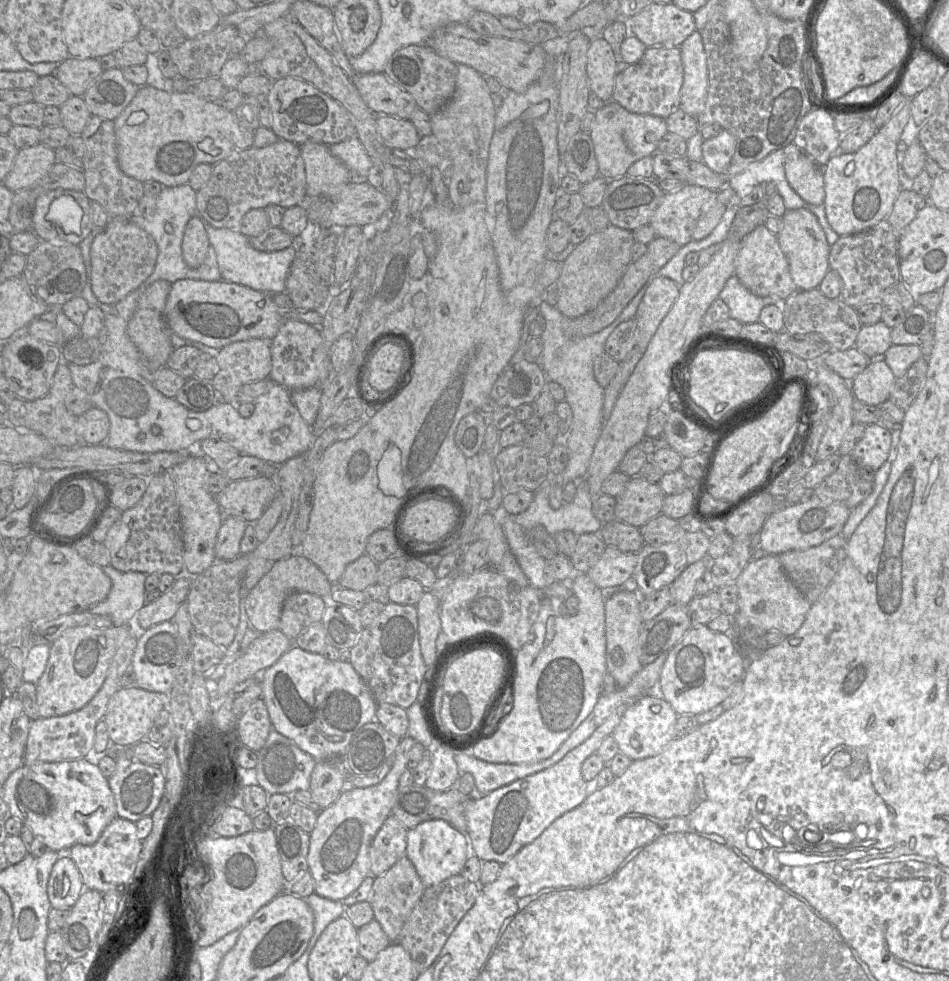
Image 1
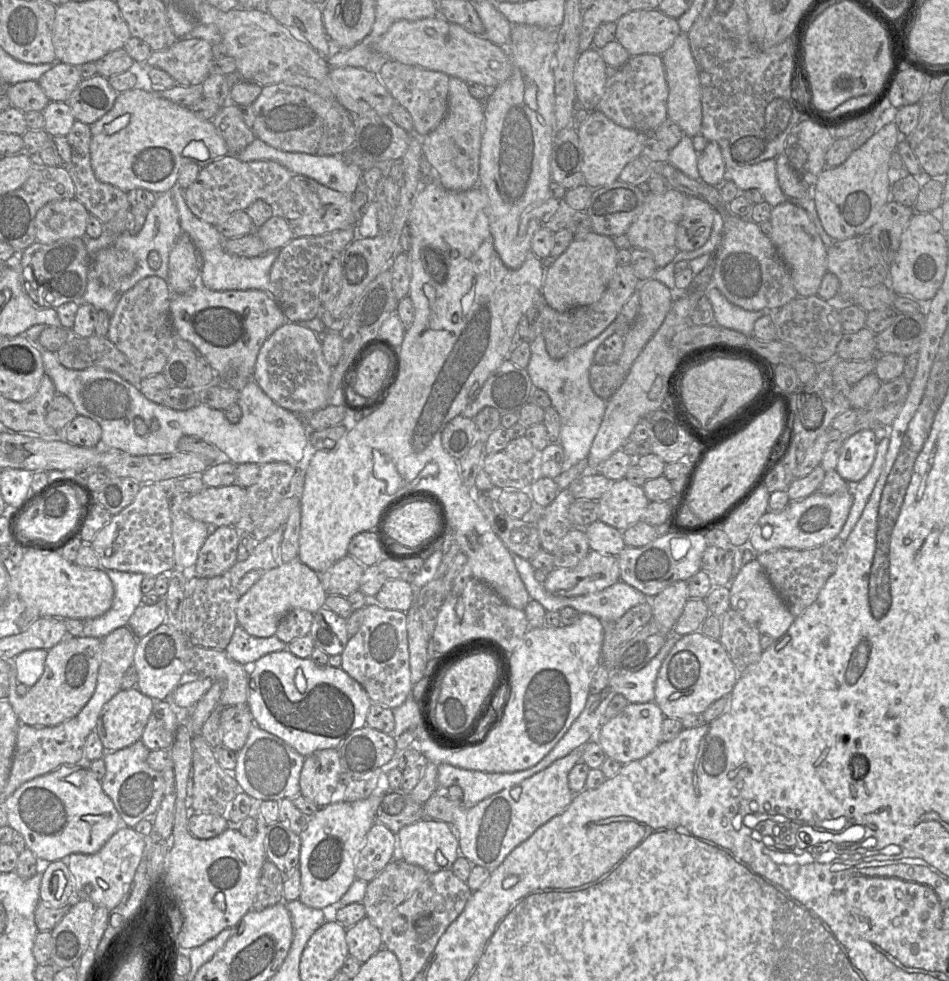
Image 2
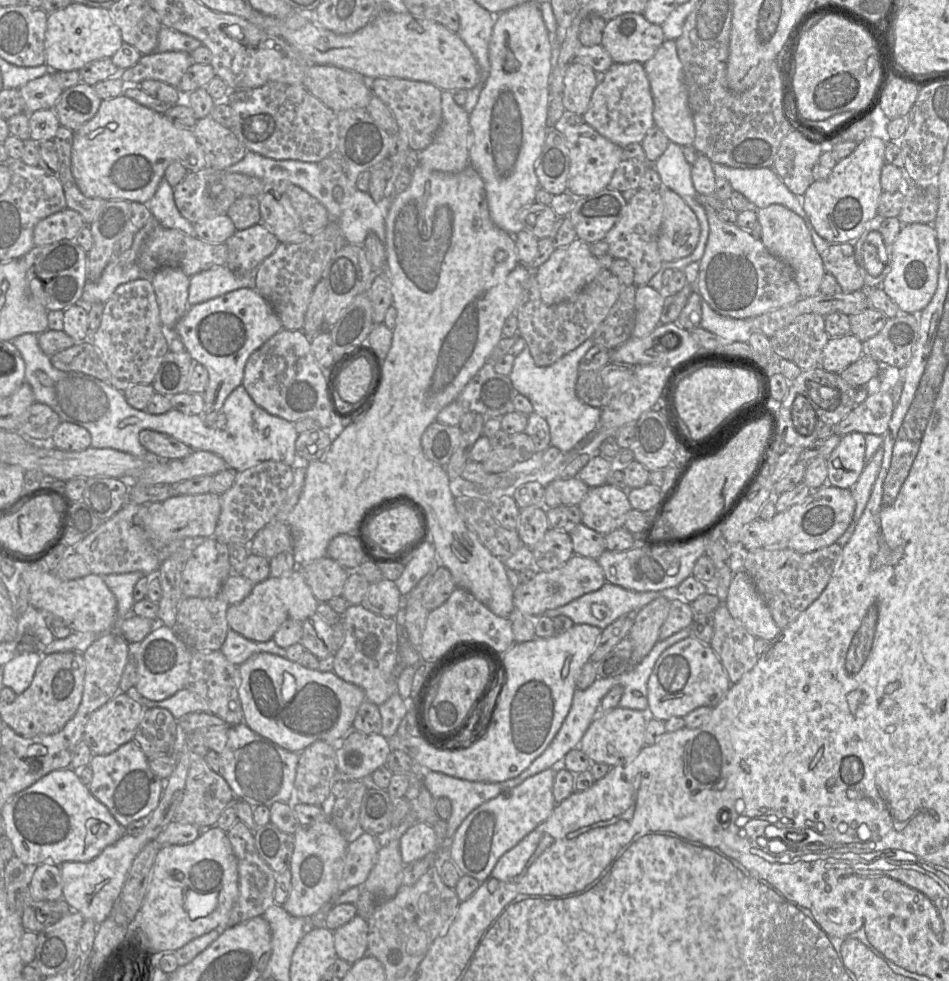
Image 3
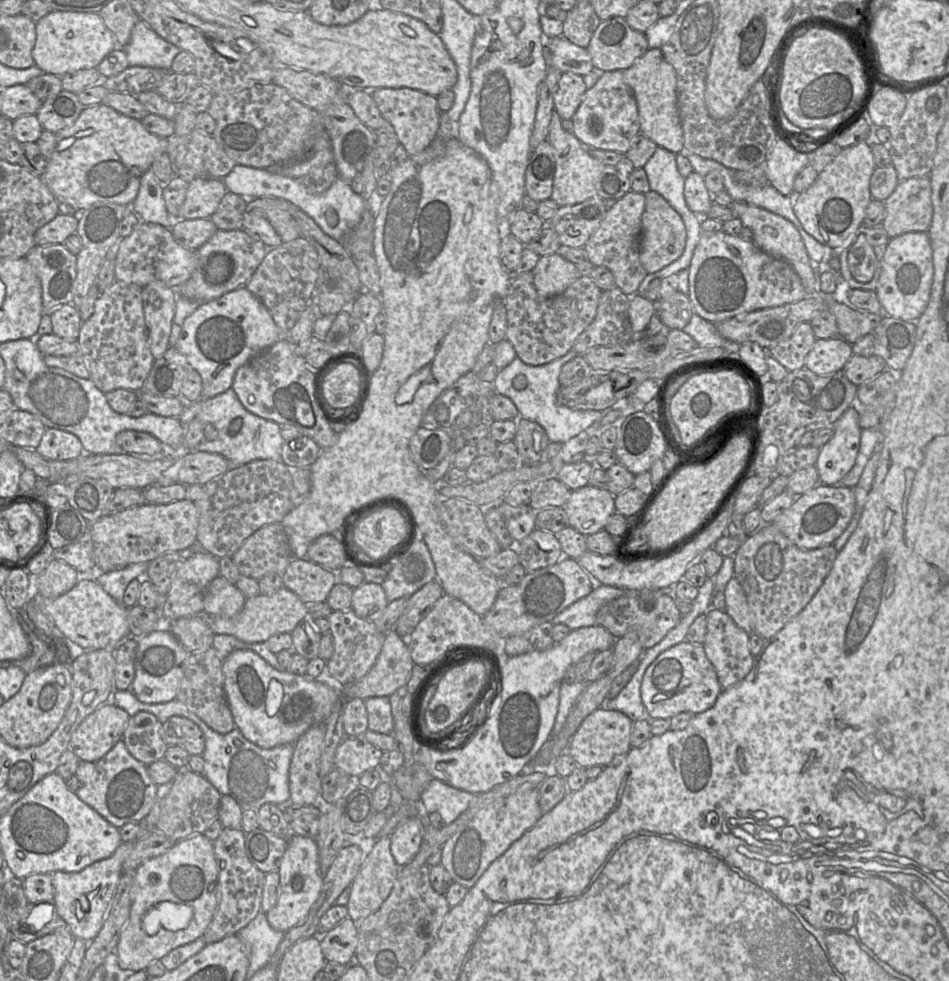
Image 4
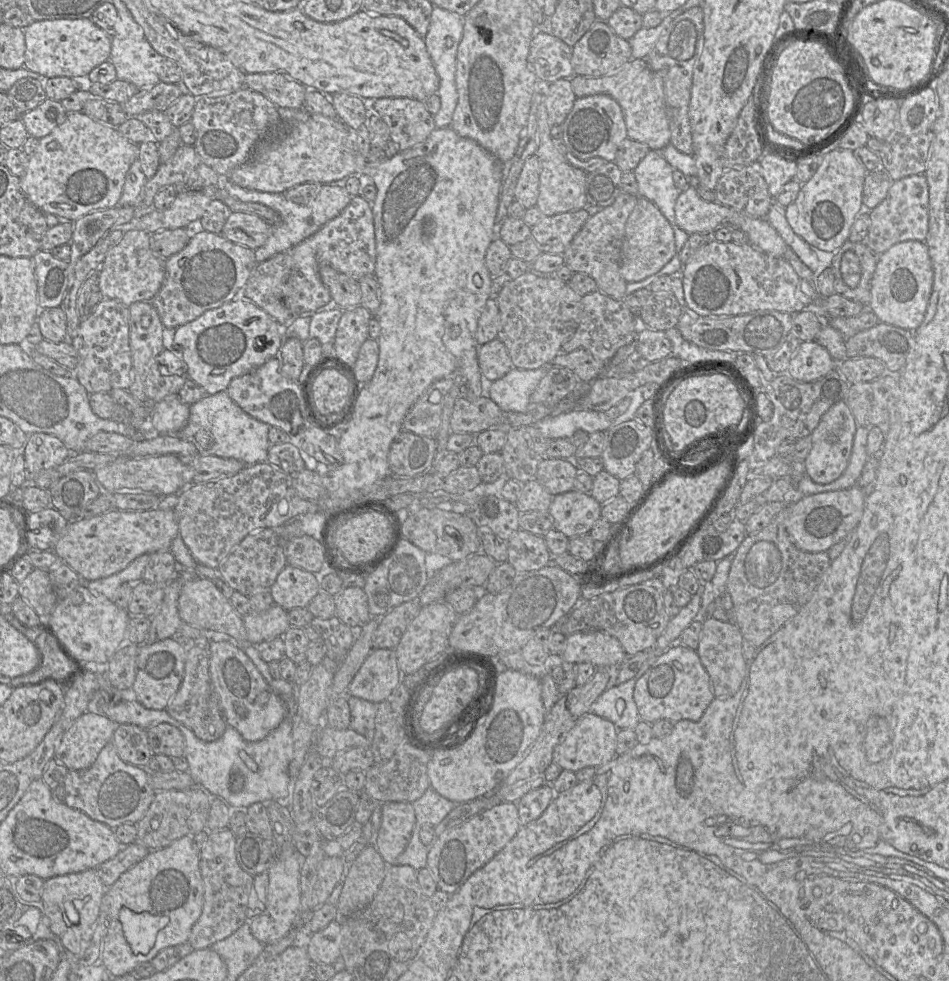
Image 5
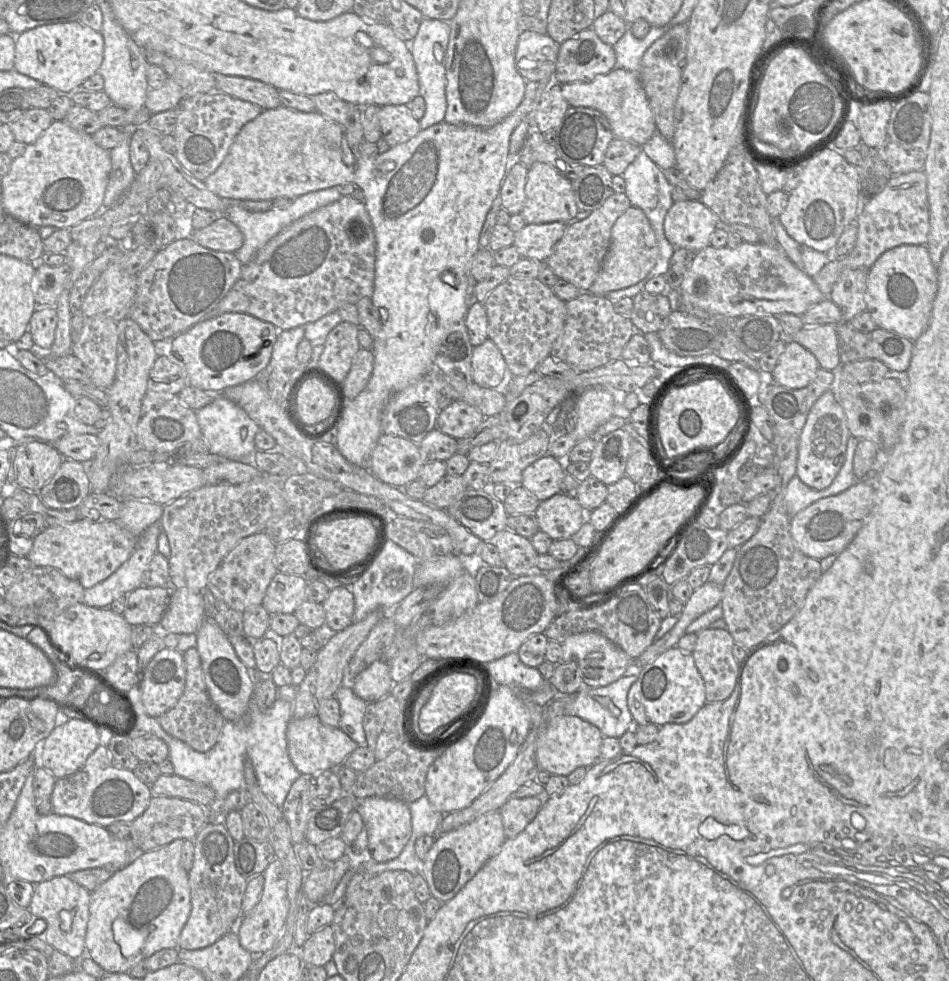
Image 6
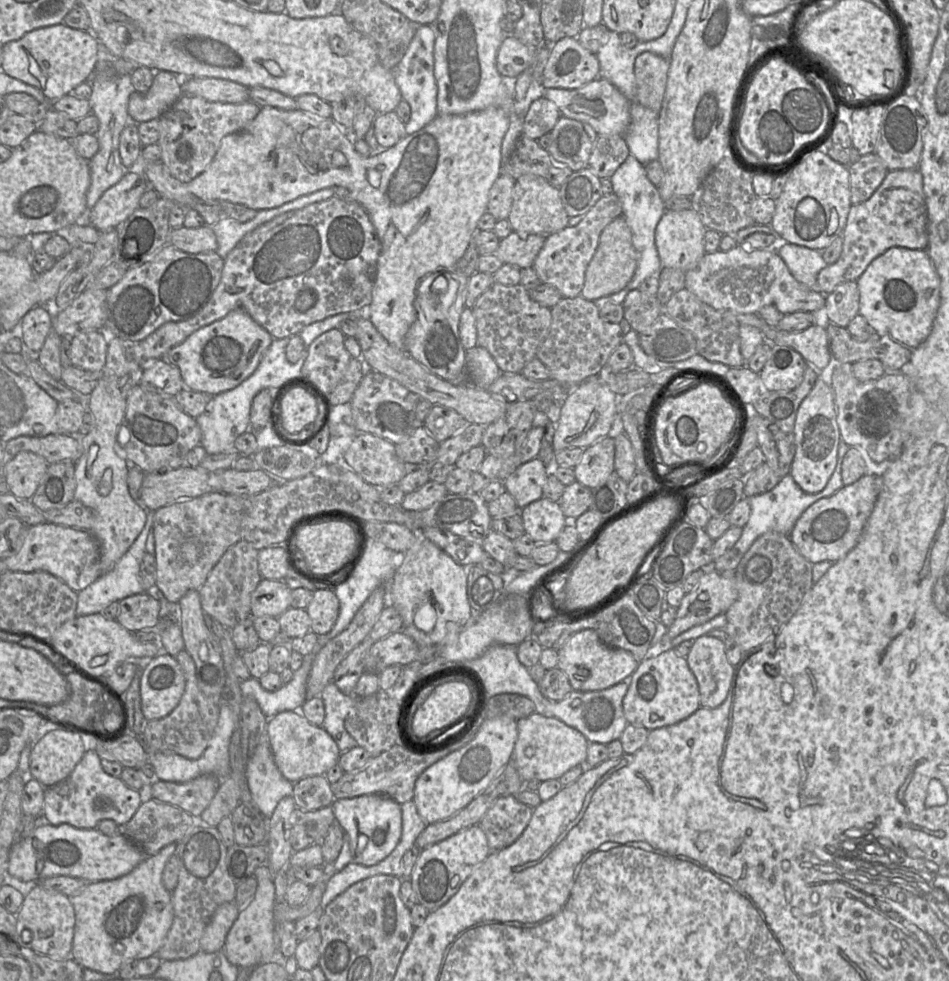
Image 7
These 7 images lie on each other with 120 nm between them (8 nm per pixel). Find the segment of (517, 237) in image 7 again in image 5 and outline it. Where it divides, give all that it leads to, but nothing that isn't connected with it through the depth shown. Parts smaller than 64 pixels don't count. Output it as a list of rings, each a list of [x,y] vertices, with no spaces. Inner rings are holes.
[[[585,208],[543,219],[531,227],[531,235],[542,253],[563,254],[590,214]]]

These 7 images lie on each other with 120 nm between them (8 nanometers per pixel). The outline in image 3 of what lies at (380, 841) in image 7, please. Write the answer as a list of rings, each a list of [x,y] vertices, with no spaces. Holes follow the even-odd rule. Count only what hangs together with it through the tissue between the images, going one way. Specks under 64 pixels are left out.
[[[419,822],[403,833],[399,846],[402,861],[406,865],[428,854],[437,853],[441,848],[441,842],[430,825]]]

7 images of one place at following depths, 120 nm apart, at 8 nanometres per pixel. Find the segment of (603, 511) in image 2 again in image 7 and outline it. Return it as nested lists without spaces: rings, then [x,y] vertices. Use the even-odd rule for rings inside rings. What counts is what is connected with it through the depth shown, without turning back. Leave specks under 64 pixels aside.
[[[546,498],[536,500],[520,510],[525,533],[535,542],[554,542],[566,526],[559,504]]]

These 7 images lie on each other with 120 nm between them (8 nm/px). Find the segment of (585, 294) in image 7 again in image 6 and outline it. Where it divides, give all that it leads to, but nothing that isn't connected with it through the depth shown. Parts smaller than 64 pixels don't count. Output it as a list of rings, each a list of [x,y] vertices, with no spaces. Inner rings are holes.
[[[631,206],[615,221],[611,229],[609,250],[587,292],[595,296],[606,296],[611,291],[634,286],[653,269],[658,257],[657,240],[648,218],[640,208]]]

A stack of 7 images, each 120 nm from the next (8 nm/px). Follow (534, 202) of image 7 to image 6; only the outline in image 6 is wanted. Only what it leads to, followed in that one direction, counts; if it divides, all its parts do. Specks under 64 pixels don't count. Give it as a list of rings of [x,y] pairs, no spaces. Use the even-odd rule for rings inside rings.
[[[536,162],[528,168],[524,190],[525,201],[519,215],[526,224],[570,223],[580,211],[575,202],[571,181],[548,164]]]

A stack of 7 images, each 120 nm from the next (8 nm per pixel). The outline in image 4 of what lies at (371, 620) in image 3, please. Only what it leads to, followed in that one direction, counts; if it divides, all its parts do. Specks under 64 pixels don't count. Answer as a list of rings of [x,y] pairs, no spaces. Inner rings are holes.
[[[351,609],[333,611],[327,619],[330,626],[329,632],[333,637],[334,652],[327,661],[323,673],[316,680],[330,686],[345,688],[369,672],[382,649],[385,635],[378,631],[374,622],[358,617]]]

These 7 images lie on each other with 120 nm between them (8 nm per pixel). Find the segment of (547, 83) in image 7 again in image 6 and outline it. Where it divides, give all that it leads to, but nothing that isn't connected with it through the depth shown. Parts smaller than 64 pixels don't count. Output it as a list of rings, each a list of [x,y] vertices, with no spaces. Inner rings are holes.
[[[590,27],[560,44],[553,81],[559,84],[590,82],[615,67],[613,47],[602,42]]]

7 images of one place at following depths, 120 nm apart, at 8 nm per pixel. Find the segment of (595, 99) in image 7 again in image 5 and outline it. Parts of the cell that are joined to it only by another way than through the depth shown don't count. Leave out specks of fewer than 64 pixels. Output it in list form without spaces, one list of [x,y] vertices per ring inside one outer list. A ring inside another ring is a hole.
[[[630,59],[611,74],[599,77],[574,75],[570,80],[577,98],[606,94],[620,105],[624,114],[627,138],[644,143],[652,150],[660,150],[670,144],[671,132],[664,83],[662,78],[650,69],[646,59]]]

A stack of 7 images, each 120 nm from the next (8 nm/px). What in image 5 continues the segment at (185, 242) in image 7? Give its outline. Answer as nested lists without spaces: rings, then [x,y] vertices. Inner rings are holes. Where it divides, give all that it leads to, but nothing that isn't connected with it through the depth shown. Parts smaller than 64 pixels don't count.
[[[232,212],[220,234],[233,243],[255,250],[265,244],[271,234],[271,227],[257,215]]]

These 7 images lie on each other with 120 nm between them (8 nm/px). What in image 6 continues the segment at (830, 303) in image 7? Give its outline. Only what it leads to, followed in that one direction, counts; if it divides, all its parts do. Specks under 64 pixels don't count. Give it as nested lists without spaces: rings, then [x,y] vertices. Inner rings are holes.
[[[844,270],[834,284],[829,297],[842,312],[843,322],[866,311],[865,292],[869,270]]]

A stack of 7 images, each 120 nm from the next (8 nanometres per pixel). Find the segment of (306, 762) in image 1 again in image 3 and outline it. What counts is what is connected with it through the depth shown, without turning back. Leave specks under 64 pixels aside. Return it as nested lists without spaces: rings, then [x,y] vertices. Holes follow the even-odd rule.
[[[242,722],[228,727],[228,740],[220,753],[219,774],[226,780],[235,797],[256,807],[270,807],[275,802],[292,805],[295,797],[294,781],[299,754],[287,751],[271,740],[251,730]]]

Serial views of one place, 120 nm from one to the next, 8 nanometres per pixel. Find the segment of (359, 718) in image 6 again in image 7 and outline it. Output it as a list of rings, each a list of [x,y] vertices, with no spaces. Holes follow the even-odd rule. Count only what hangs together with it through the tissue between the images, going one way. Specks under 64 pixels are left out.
[[[330,682],[320,697],[325,708],[325,718],[321,727],[331,735],[341,753],[358,746],[356,740],[344,727],[345,718],[354,706],[354,695],[342,693],[333,682]]]

